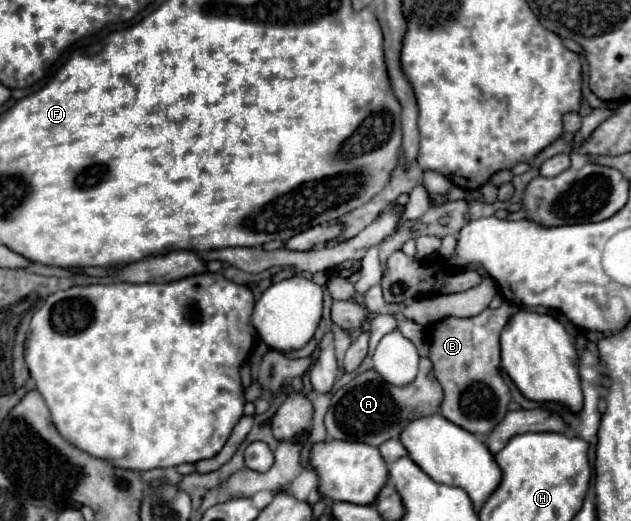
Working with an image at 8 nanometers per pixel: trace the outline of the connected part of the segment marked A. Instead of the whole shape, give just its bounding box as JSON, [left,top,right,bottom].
[325,357,443,447]

